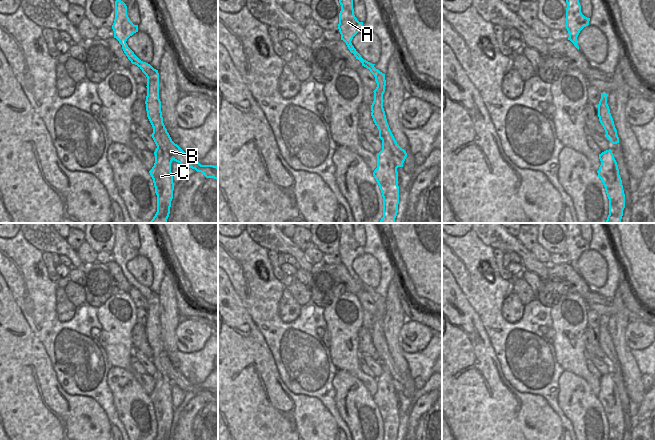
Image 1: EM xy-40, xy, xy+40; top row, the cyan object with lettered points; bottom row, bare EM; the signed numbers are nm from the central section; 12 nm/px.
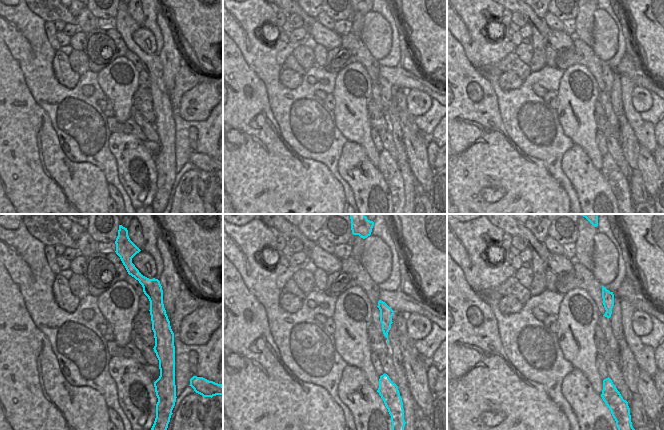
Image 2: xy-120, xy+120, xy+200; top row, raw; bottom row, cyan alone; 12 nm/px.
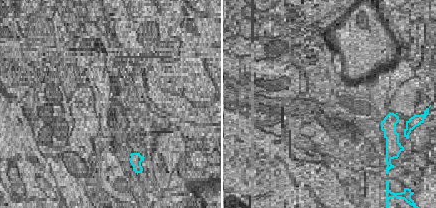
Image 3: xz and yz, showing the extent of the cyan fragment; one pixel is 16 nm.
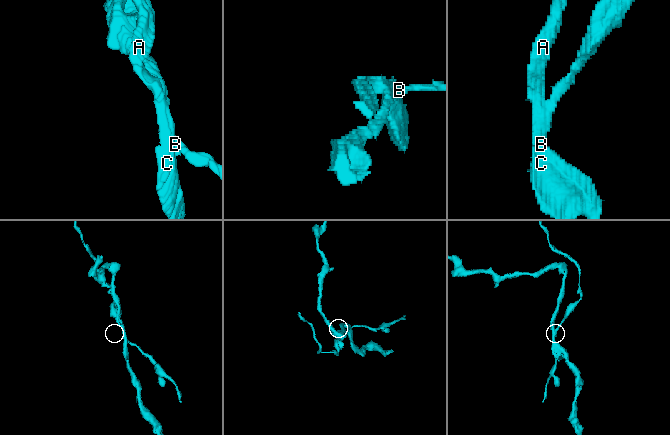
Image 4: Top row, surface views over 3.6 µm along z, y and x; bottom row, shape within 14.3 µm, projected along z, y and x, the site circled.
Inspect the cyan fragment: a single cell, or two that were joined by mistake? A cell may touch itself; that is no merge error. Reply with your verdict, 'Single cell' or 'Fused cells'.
Fused cells

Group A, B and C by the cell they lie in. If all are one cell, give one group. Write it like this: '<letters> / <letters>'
A C / B

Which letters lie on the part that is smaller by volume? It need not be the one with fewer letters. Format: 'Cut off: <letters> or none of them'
Cut off: B

